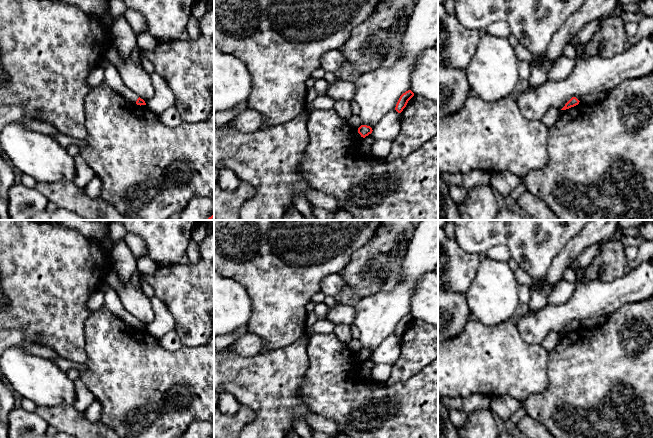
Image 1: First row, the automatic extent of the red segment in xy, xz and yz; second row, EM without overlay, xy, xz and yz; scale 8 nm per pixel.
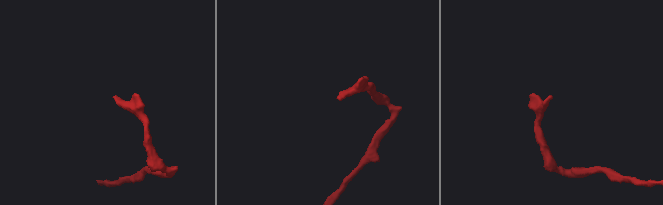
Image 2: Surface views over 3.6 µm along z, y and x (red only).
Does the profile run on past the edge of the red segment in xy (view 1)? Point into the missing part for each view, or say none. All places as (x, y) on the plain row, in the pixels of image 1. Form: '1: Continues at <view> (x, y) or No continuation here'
1: Continues at xy (112, 302)

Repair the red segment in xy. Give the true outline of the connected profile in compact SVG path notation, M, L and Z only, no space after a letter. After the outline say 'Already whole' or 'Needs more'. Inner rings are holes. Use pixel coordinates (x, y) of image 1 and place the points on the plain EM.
M104 280L100 290L104 294L104 305L118 318L123 320L128 325L134 326L137 329L146 329L145 325L141 323L136 317L129 314L123 307L115 290Z. Needs more

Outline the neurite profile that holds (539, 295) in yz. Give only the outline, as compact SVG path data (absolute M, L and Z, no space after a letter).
M539 285L531 286L531 301L529 310L539 311L548 304L548 297L554 285L541 287Z

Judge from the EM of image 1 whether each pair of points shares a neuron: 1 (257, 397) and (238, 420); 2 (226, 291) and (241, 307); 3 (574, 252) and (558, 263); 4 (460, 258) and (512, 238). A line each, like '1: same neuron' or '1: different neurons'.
1: different neurons
2: same neuron
3: same neuron
4: different neurons

